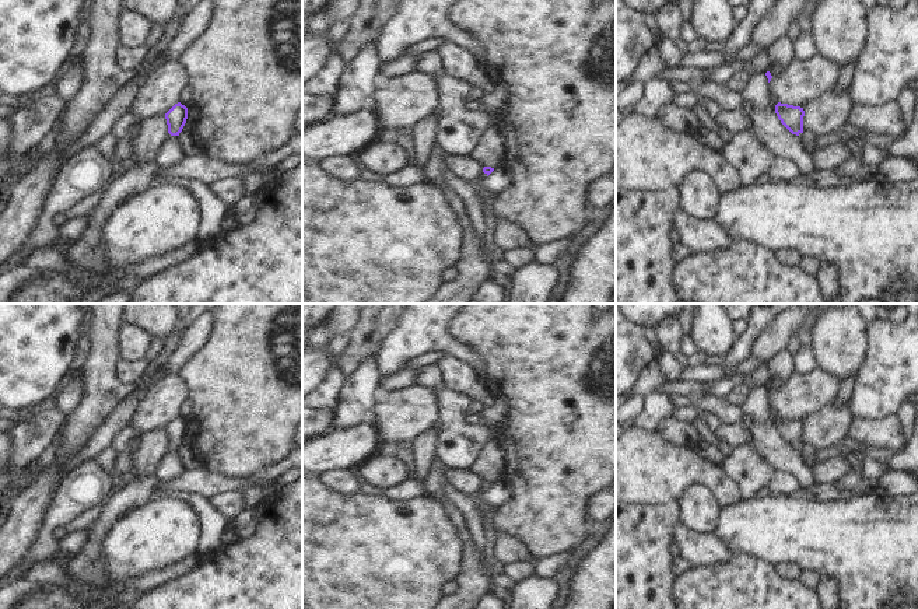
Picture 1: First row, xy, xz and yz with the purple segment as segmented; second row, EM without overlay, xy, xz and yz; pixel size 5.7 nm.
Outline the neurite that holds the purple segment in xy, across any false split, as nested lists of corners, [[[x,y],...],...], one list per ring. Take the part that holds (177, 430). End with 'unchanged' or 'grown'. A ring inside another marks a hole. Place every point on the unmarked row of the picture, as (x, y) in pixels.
[[[178,416],[165,427],[165,433],[168,447],[171,449],[179,449],[188,433],[188,421]]] | unchanged

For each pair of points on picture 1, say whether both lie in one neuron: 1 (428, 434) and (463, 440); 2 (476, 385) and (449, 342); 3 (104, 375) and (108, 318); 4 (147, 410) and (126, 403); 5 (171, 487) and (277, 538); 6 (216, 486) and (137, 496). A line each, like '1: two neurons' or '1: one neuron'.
1: two neurons
2: two neurons
3: one neuron
4: two neurons
5: two neurons
6: two neurons

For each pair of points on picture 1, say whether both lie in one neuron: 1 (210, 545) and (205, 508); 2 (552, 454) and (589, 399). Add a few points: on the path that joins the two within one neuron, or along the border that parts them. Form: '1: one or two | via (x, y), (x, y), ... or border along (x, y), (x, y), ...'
1: one | via (210, 536), (210, 521), (207, 517)
2: one | via (563, 440), (581, 413)

